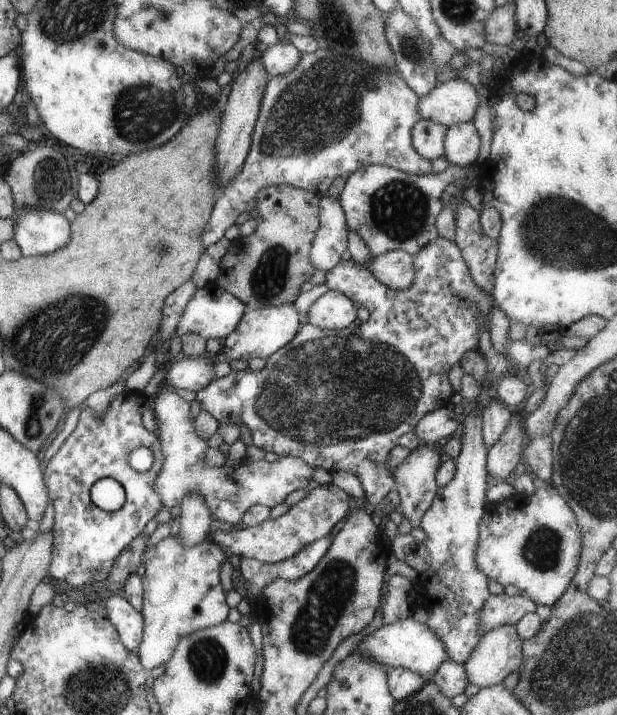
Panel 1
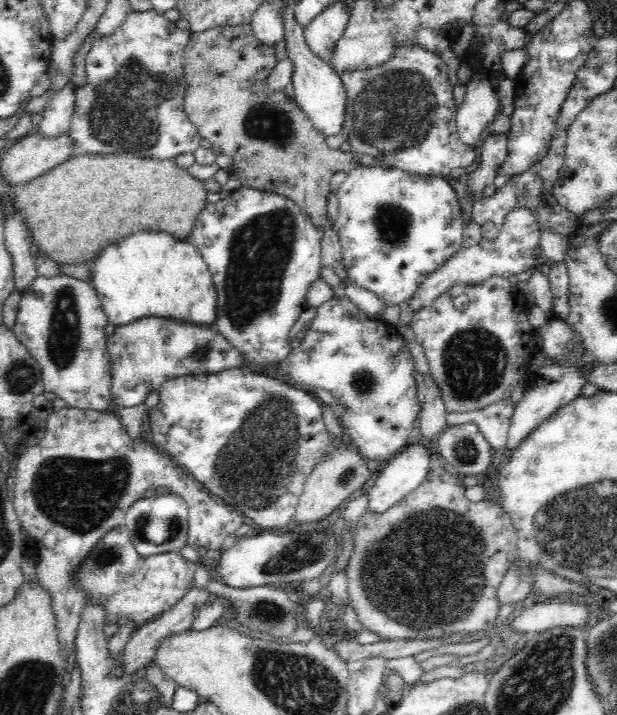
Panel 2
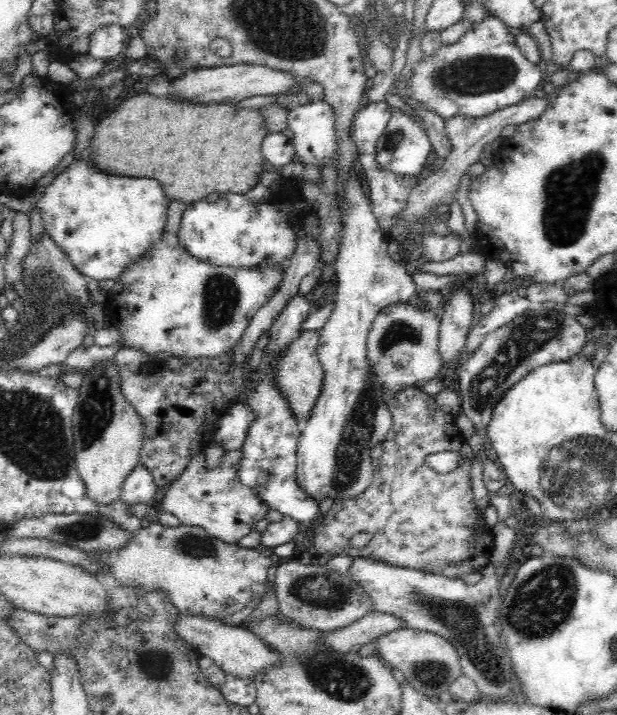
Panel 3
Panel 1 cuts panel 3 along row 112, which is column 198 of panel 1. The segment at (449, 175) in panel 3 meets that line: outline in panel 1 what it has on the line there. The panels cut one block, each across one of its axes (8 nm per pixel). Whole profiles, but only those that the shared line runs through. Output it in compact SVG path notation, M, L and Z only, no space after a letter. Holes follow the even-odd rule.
M187 493L178 506L180 514L173 523L182 545L190 547L209 538L209 526L213 518L200 494Z

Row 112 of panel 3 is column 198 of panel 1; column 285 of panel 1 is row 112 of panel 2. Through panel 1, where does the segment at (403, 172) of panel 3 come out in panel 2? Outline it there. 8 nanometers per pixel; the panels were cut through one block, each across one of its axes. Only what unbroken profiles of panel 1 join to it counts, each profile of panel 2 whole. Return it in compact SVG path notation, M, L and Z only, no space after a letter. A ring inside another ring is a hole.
M410 41L398 45L382 64L365 69L345 70L339 75L345 94L341 133L352 153L381 159L386 165L422 178L448 179L452 170L467 169L479 157L476 146L463 143L458 136L455 114L459 105L452 93L446 63L436 53L414 46Z

